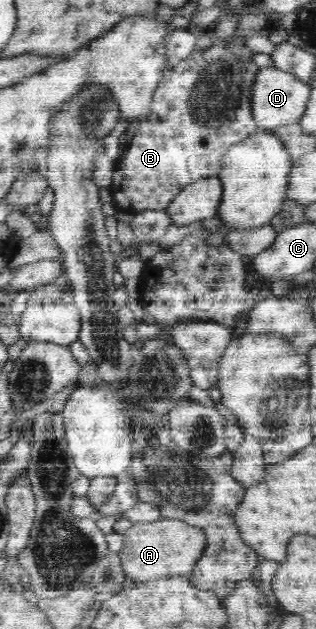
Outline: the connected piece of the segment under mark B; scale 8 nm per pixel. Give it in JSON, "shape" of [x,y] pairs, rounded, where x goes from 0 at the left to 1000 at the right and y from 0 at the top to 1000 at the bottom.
{"shape":[[[741,51],[731,59],[718,62],[687,62],[674,65],[655,78],[630,81],[630,78],[611,78],[598,86],[598,91],[585,94],[551,97],[535,100],[525,110],[516,113],[503,130],[484,145],[481,162],[475,167],[475,176],[497,181],[497,192],[459,192],[446,196],[440,203],[411,211],[411,221],[399,231],[399,242],[383,250],[373,250],[364,258],[364,266],[354,278],[354,288],[342,296],[348,308],[354,310],[358,324],[380,335],[396,337],[449,337],[459,334],[525,334],[535,329],[541,320],[547,320],[579,299],[589,299],[604,289],[636,286],[639,283],[687,280],[706,266],[703,253],[737,229],[769,224],[769,219],[794,211],[807,211],[813,205],[813,191],[804,184],[804,135],[816,129],[820,113],[826,113],[823,103],[813,103],[804,95],[807,81],[797,81],[782,73],[782,62],[797,59],[750,59],[750,52]]]}

